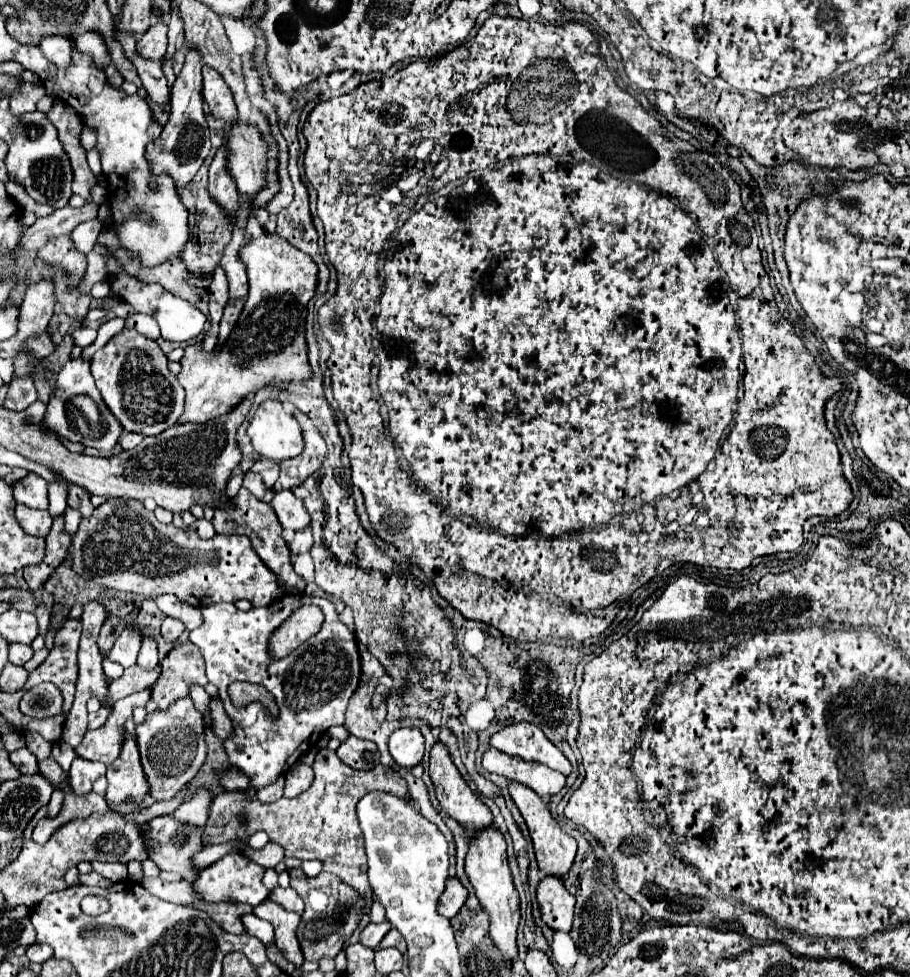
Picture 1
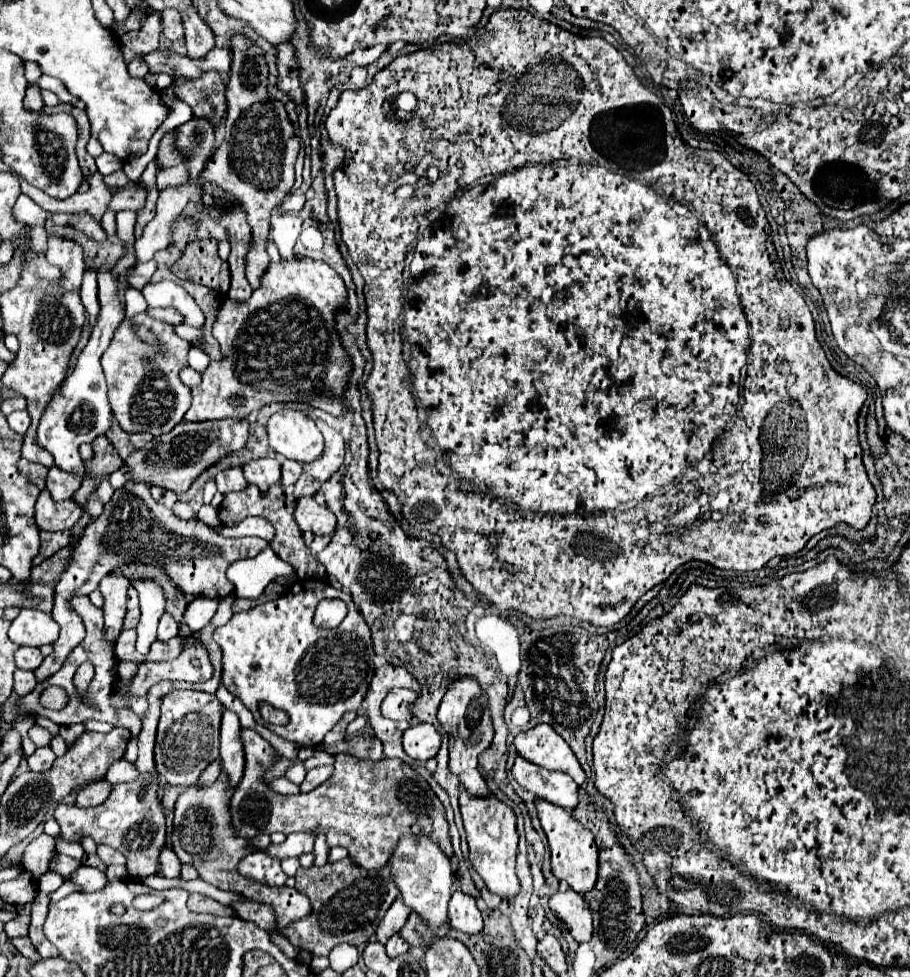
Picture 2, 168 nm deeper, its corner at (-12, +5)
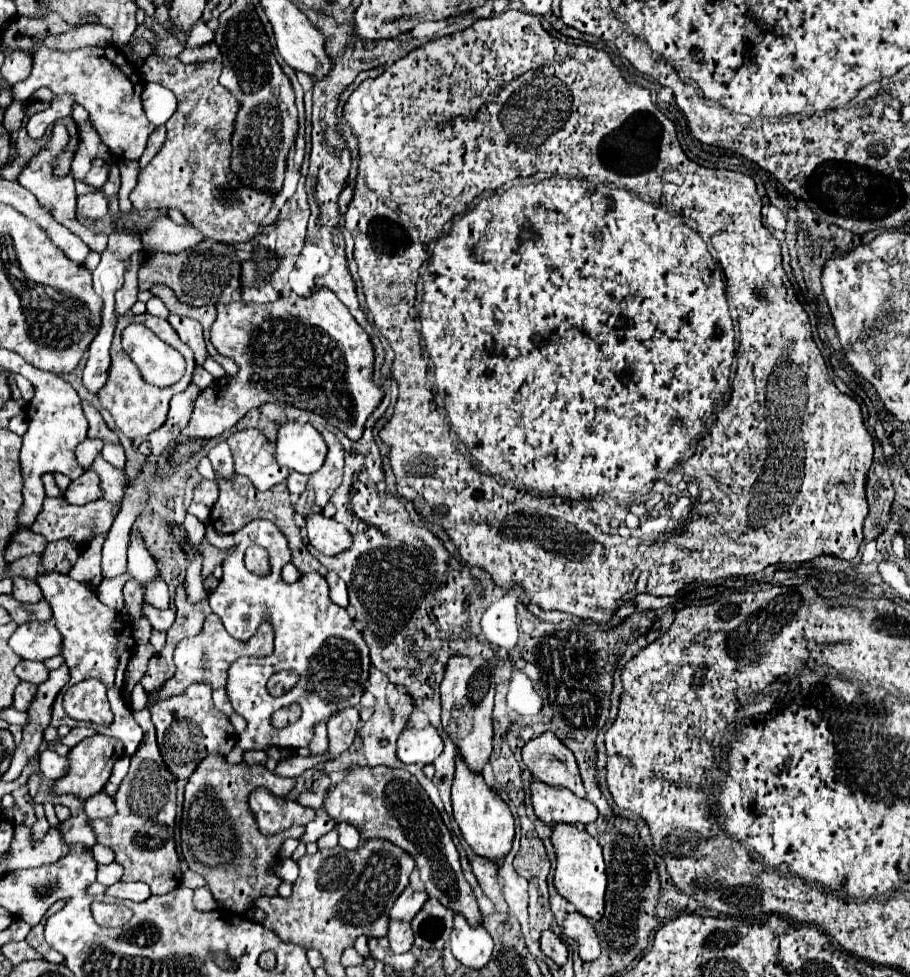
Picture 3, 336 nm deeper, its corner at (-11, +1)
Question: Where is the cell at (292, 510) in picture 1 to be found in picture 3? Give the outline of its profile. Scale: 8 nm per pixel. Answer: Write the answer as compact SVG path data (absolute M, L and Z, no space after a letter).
M308 514L306 532L310 544L326 556L340 554L352 542L346 528L338 524L334 518L326 518L324 514Z

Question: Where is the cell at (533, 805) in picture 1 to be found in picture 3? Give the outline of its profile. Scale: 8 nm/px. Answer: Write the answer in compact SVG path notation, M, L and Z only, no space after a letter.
M554 824L550 840L556 852L554 886L558 894L562 894L570 904L574 904L574 908L580 914L592 920L600 920L604 912L604 892L606 892L606 872L600 844L584 828L576 824Z

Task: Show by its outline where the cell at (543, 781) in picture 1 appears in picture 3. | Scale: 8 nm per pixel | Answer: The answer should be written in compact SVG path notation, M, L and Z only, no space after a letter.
M532 780L530 790L536 816L550 826L556 822L590 824L598 818L596 806L586 798L578 798L568 788L548 786L540 780Z

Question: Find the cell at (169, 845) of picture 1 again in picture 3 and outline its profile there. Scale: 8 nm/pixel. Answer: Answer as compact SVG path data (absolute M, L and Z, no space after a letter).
M212 754L202 764L198 764L196 772L188 778L188 784L186 784L186 794L184 794L186 798L184 798L184 810L182 810L182 822L180 822L184 860L190 870L204 876L214 898L222 900L226 904L226 908L232 912L248 910L250 902L256 900L258 896L276 894L280 878L268 870L268 864L278 858L276 856L278 848L286 838L300 838L304 832L304 828L296 826L296 828L290 828L288 832L282 832L280 836L262 836L260 830L256 828L256 822L252 820L252 812L248 808L248 794L252 790L256 790L258 786L272 790L274 796L286 796L294 786L294 778L280 778L264 766L252 766L252 768L244 768L244 764L230 766L230 764L226 764L222 754Z

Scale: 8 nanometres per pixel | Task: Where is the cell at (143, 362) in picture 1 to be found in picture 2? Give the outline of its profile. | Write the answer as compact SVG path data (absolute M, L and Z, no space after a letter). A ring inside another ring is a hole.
M137 314L133 318L125 318L109 348L101 356L101 364L105 370L105 380L107 380L107 398L109 406L113 408L113 418L119 422L119 426L133 434L133 432L149 432L153 436L167 434L173 426L177 426L189 404L191 404L191 392L185 388L179 380L179 372L189 366L187 362L187 352L189 352L189 342L181 340L175 334L175 328L171 324L165 324L161 320L155 320L147 314ZM135 324L143 324L149 330L157 332L159 340L167 344L167 358L161 358L155 354L149 346L145 346L133 332Z

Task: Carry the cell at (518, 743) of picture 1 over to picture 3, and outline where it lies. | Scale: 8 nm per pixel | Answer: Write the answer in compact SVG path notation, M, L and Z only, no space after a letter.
M544 732L542 736L526 742L522 748L522 762L536 780L550 786L564 786L584 798L576 758L552 732Z

